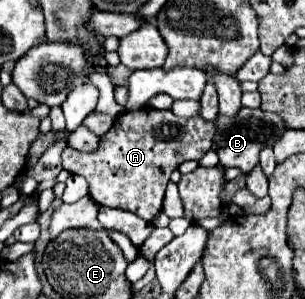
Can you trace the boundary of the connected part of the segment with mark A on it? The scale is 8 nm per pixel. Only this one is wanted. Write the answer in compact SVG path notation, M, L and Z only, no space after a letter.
M143 107L135 113L125 111L123 115L119 115L113 123L113 129L109 129L109 133L105 133L105 137L101 137L101 145L95 153L81 153L81 151L75 151L73 147L65 147L63 169L71 175L81 175L87 179L89 197L95 203L129 211L129 213L151 223L153 217L161 211L161 203L163 203L165 187L169 183L169 175L183 161L189 161L189 159L199 161L211 149L213 137L215 137L215 123L213 121L205 121L201 117L183 119L183 117L173 115L173 111L159 111L153 107Z

